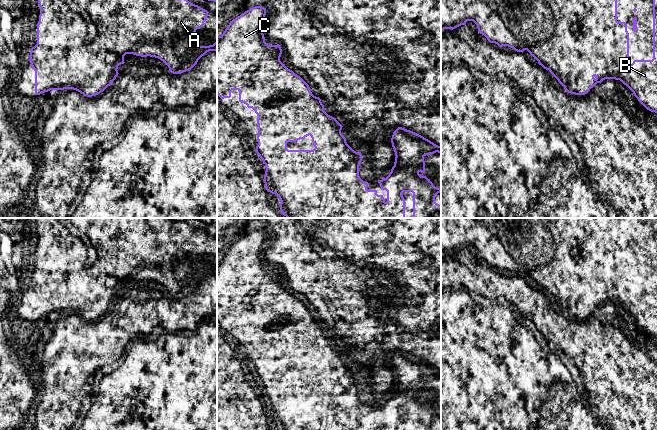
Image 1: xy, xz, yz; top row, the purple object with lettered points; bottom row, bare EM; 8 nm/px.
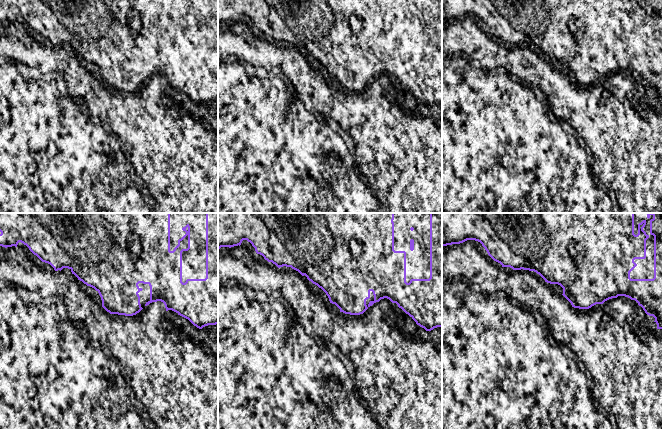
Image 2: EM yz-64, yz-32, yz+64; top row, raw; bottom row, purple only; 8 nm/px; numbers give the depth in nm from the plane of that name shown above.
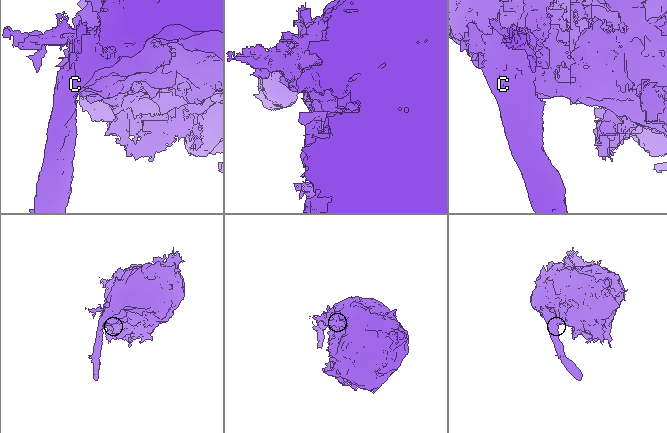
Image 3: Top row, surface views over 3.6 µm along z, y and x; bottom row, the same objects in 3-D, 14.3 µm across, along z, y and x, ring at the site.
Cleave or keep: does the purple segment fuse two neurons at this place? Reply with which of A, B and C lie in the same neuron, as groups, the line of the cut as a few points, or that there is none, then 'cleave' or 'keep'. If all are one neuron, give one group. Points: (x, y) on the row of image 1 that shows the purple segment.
A B C; no cut; keep

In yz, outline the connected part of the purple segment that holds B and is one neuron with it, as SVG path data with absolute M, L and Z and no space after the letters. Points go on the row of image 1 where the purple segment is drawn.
M441 0L441 30L453 30L465 25L467 21L473 21L477 25L478 33L484 35L490 43L495 43L499 47L508 46L517 52L527 50L539 65L550 71L568 93L585 95L597 83L601 83L605 79L620 80L647 110L657 113L657 0L653 0L653 59L634 60L632 64L629 63L627 24L617 21L617 0Z

